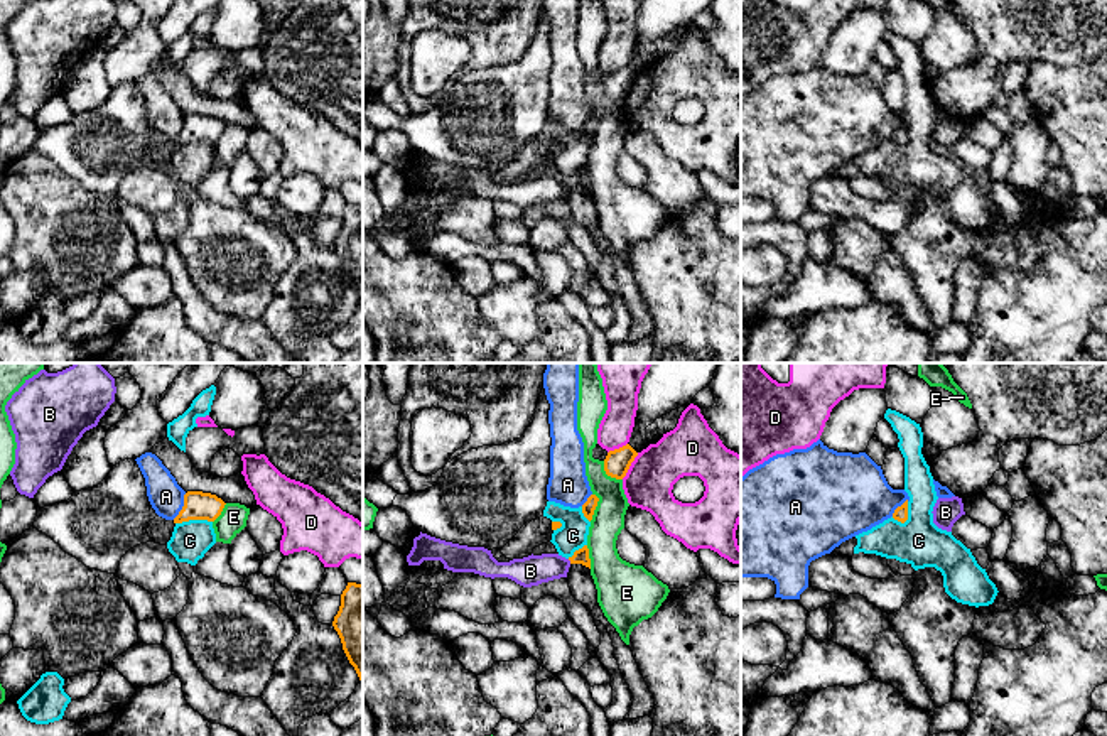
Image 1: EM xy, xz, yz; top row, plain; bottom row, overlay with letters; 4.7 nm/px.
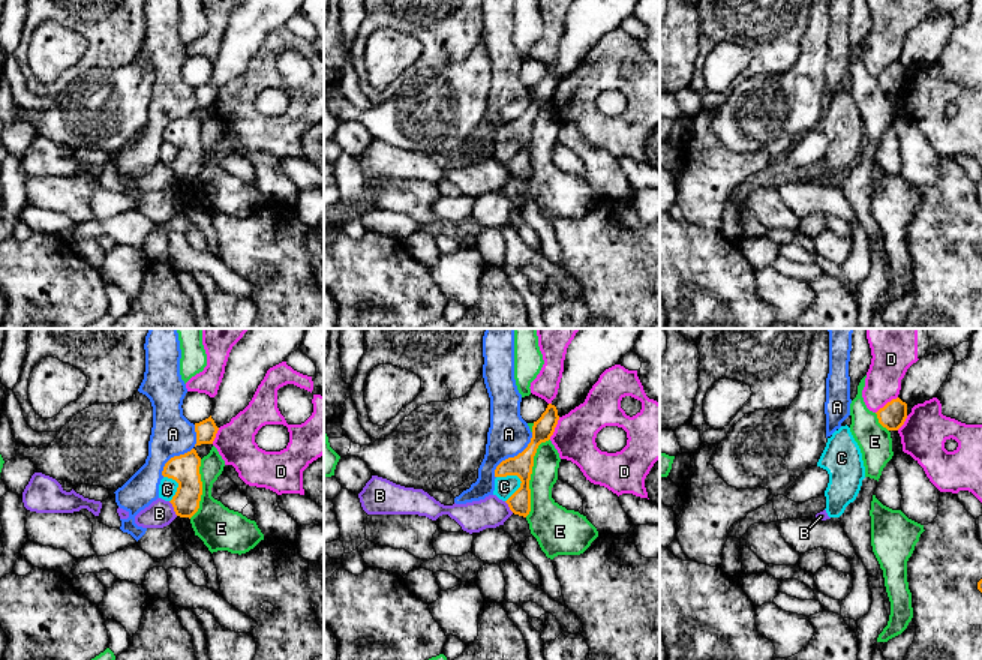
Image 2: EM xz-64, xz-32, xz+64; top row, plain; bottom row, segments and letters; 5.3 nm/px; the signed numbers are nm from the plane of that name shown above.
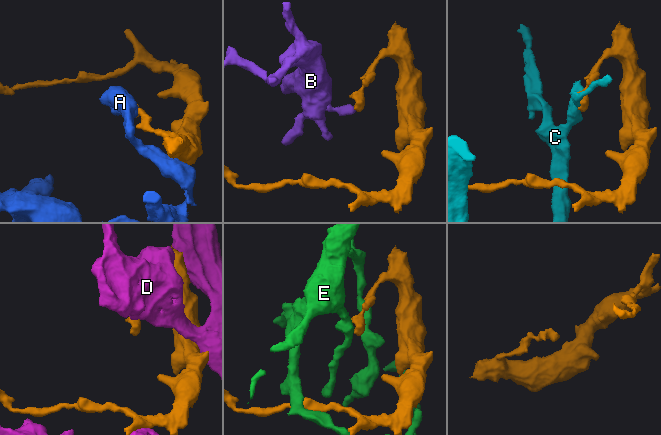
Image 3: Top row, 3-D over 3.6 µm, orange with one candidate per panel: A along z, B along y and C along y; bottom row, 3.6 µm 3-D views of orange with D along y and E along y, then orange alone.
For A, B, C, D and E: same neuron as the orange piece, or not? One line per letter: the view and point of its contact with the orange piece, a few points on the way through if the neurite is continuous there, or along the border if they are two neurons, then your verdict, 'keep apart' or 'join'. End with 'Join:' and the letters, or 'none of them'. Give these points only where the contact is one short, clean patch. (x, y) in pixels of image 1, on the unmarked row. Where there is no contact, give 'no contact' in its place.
A: contact xy (183, 129); border xy (186, 115), (183, 130), (172, 140); keep apart
B: contact xz (569, 181); border xz (567, 181), (571, 184); keep apart
C: contact xy (193, 140); border xy (211, 142), (183, 142), (176, 146); keep apart
D: contact xz (630, 86); keep apart
E: contact xz (608, 97); keep apart
Join: none of them

